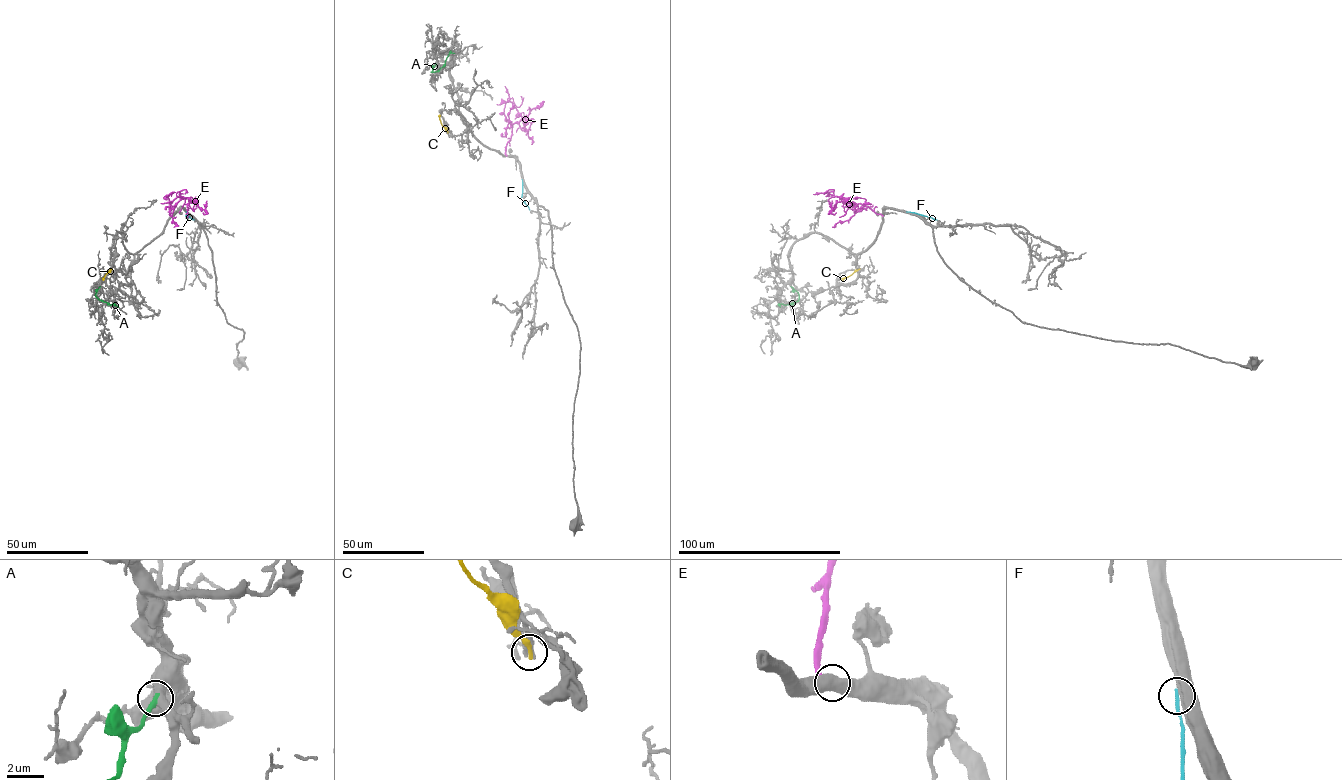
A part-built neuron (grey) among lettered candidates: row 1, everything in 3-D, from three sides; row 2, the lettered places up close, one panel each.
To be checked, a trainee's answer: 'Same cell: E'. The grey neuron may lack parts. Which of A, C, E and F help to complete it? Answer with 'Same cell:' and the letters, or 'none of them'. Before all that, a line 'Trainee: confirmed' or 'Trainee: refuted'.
Trainee: confirmed
Same cell: E

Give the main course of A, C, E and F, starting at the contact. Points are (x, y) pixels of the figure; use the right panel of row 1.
A: (791, 286), (797, 291), (798, 299), (780, 304), (780, 307)
C: (859, 268), (842, 280)
E: (882, 215), (860, 204), (852, 204), (848, 198), (835, 204), (831, 213), (835, 212)
F: (907, 212), (936, 219)

